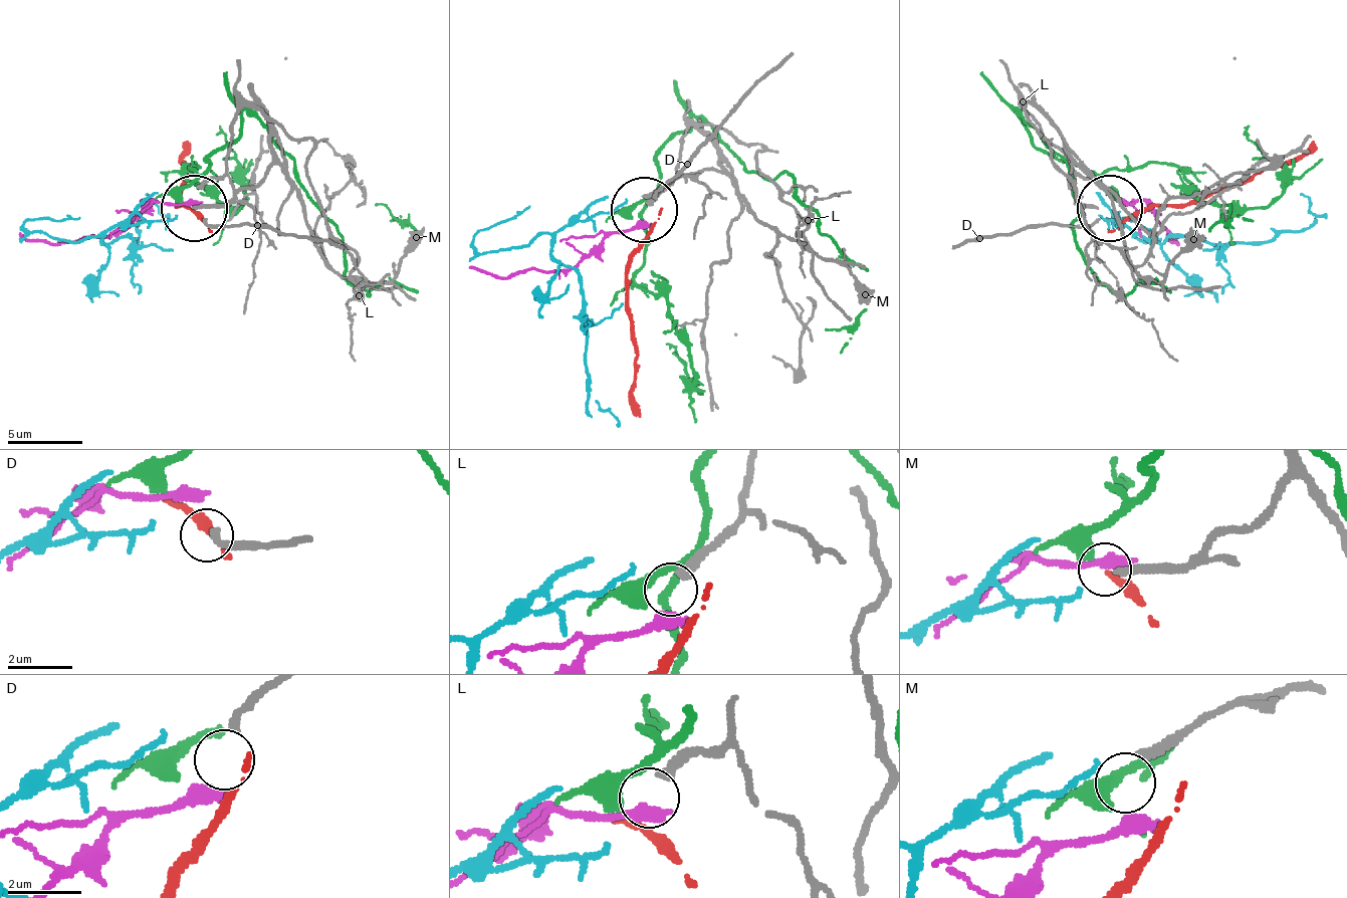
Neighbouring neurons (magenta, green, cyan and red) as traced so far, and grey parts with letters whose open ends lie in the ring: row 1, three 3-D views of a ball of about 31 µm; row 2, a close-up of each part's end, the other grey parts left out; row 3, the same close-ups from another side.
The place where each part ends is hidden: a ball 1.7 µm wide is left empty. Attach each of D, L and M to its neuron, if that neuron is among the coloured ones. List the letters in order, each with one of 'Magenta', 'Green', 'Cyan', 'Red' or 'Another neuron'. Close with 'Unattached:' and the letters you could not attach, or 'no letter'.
D: Another neuron
L: Magenta
M: Another neuron
Unattached: D, M

